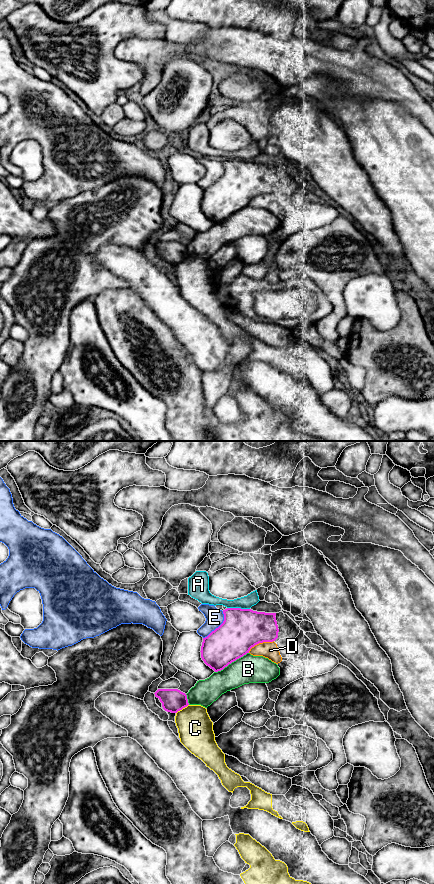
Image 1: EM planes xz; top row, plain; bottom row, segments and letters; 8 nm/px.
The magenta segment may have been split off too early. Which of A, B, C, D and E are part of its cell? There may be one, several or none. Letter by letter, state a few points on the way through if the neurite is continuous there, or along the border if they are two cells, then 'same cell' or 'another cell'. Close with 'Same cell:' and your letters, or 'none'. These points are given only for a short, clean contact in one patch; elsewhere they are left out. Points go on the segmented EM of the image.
A: another cell
B: another cell
C: border along xz (188, 704), (176, 713); another cell
D: another cell
E: another cell
Same cell: none

